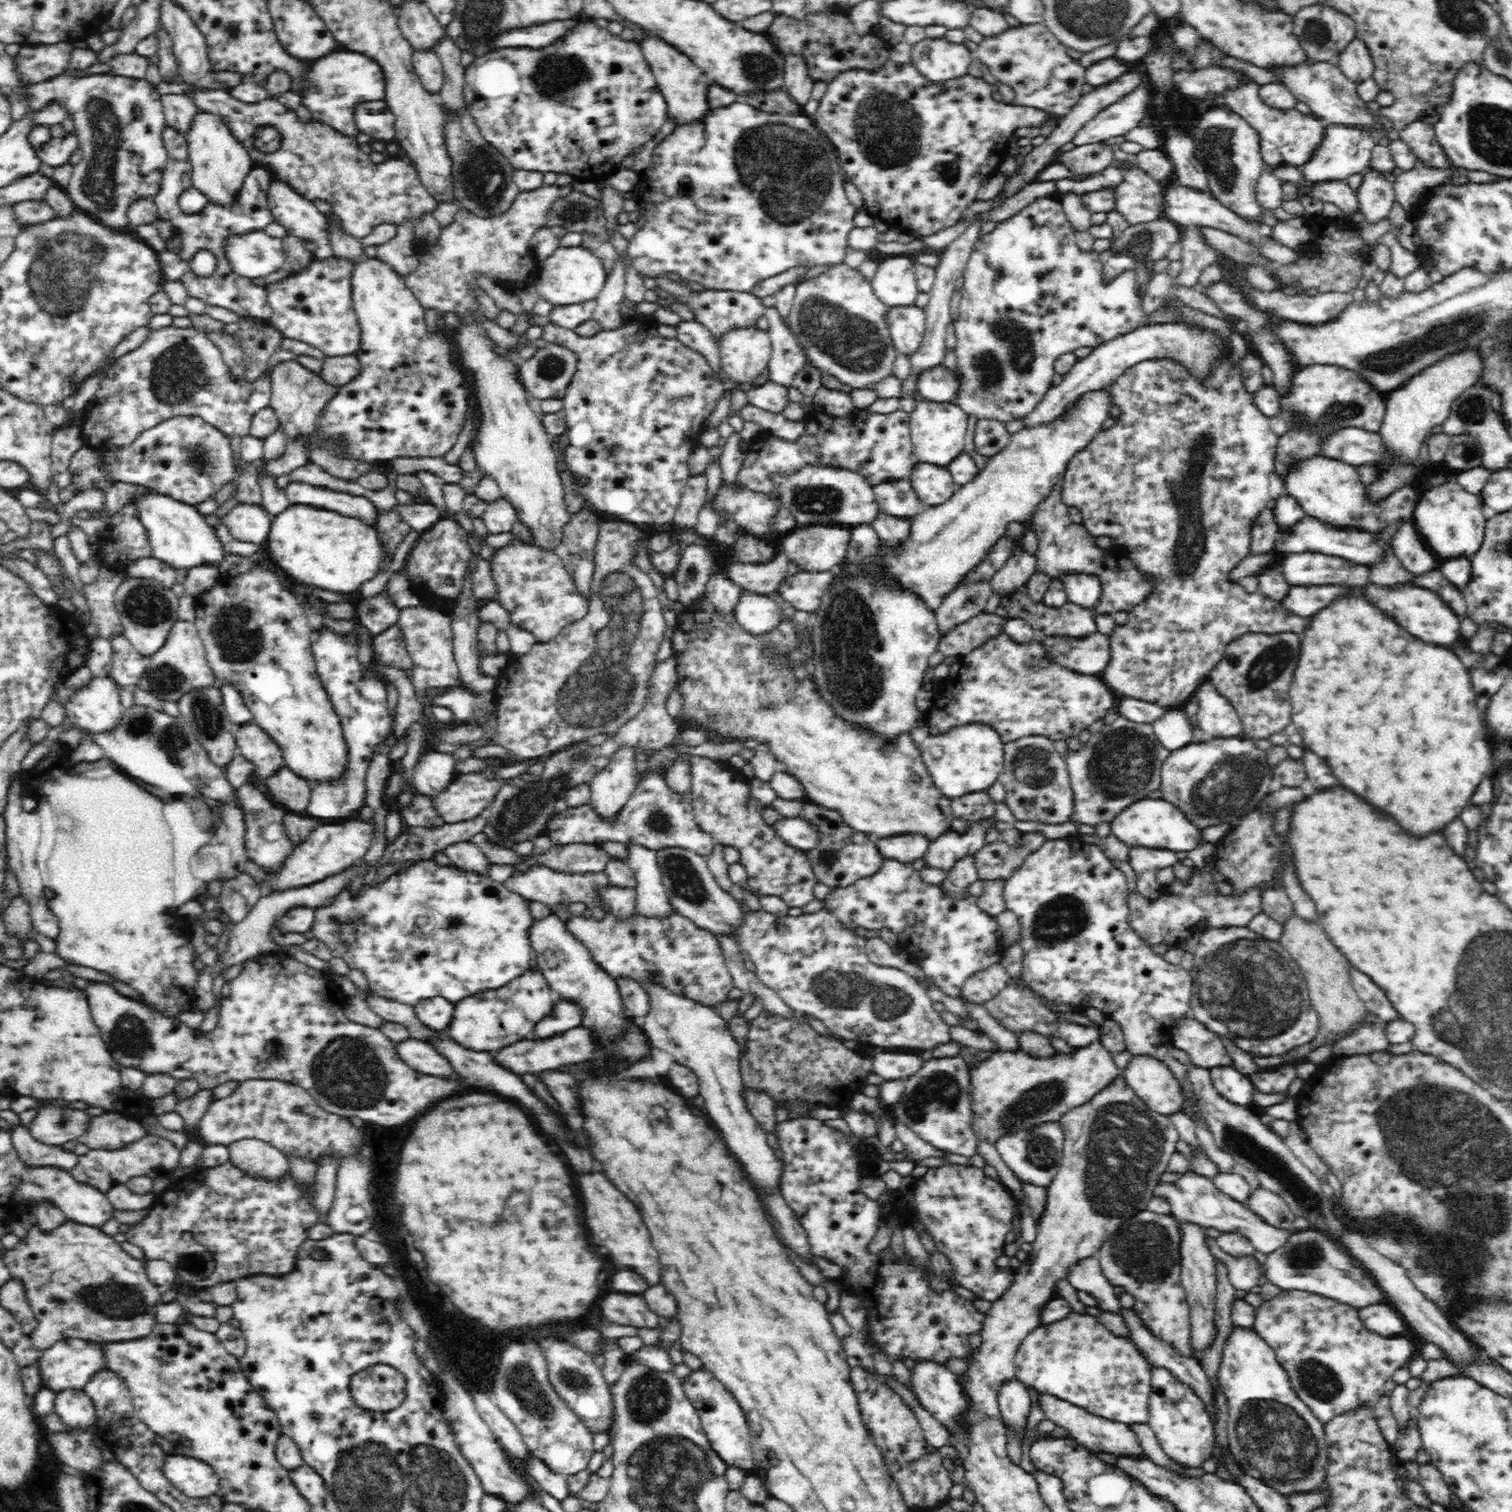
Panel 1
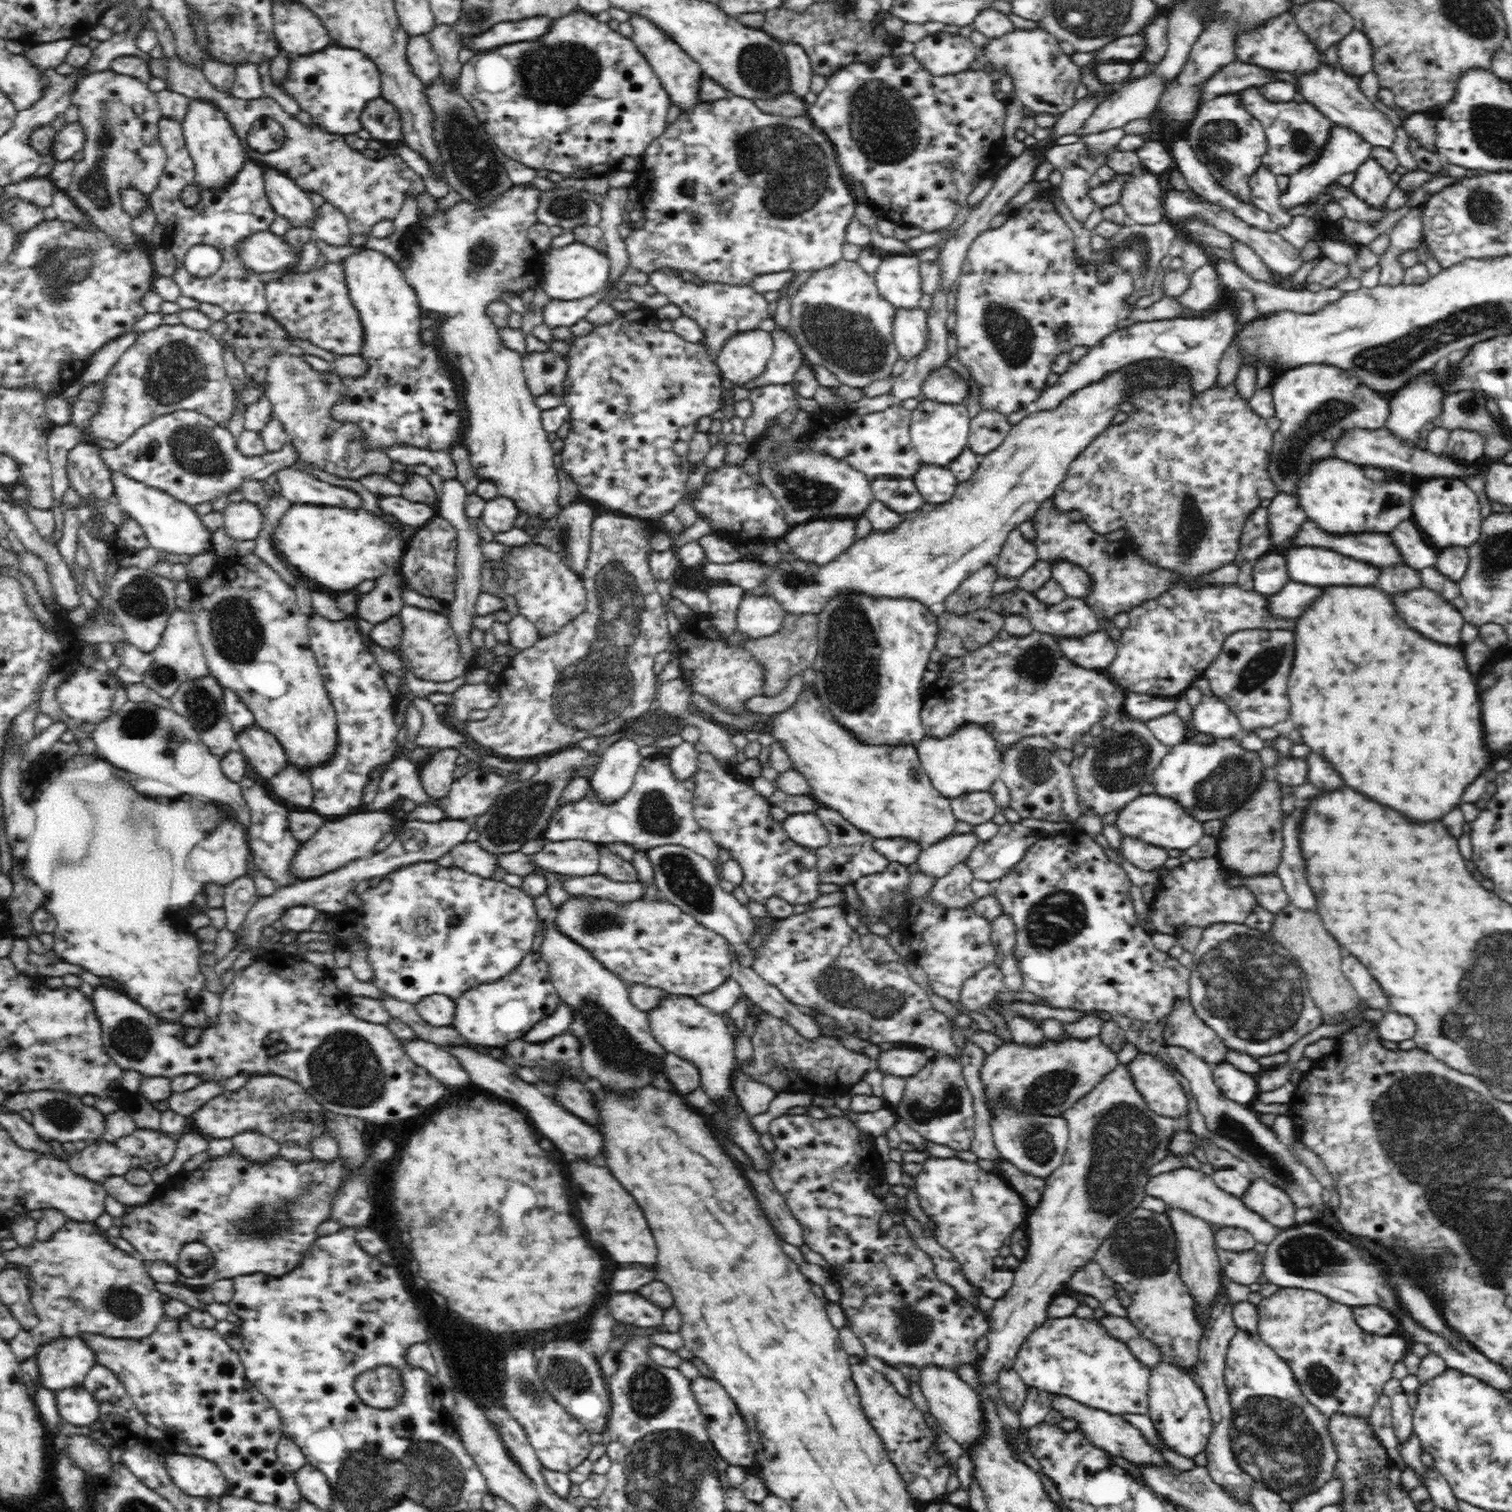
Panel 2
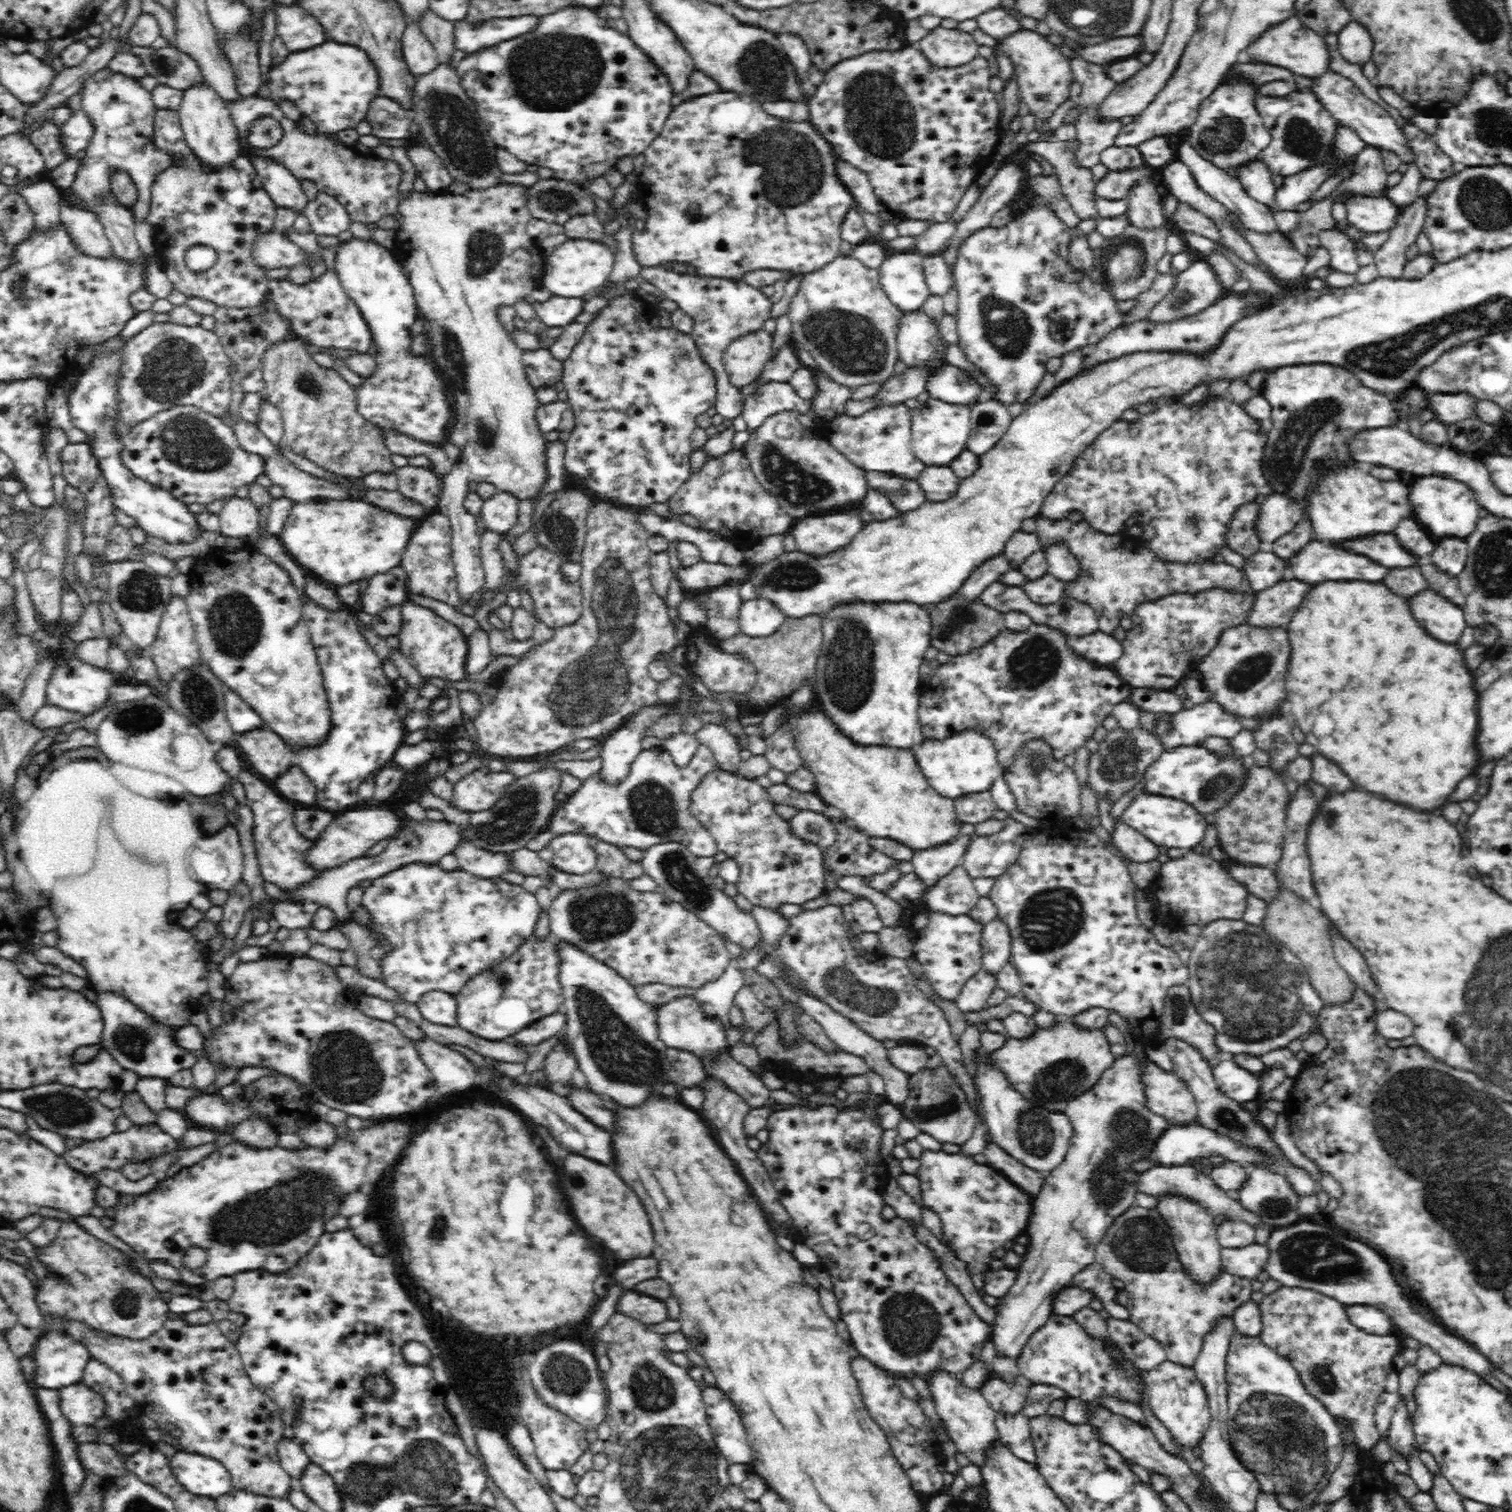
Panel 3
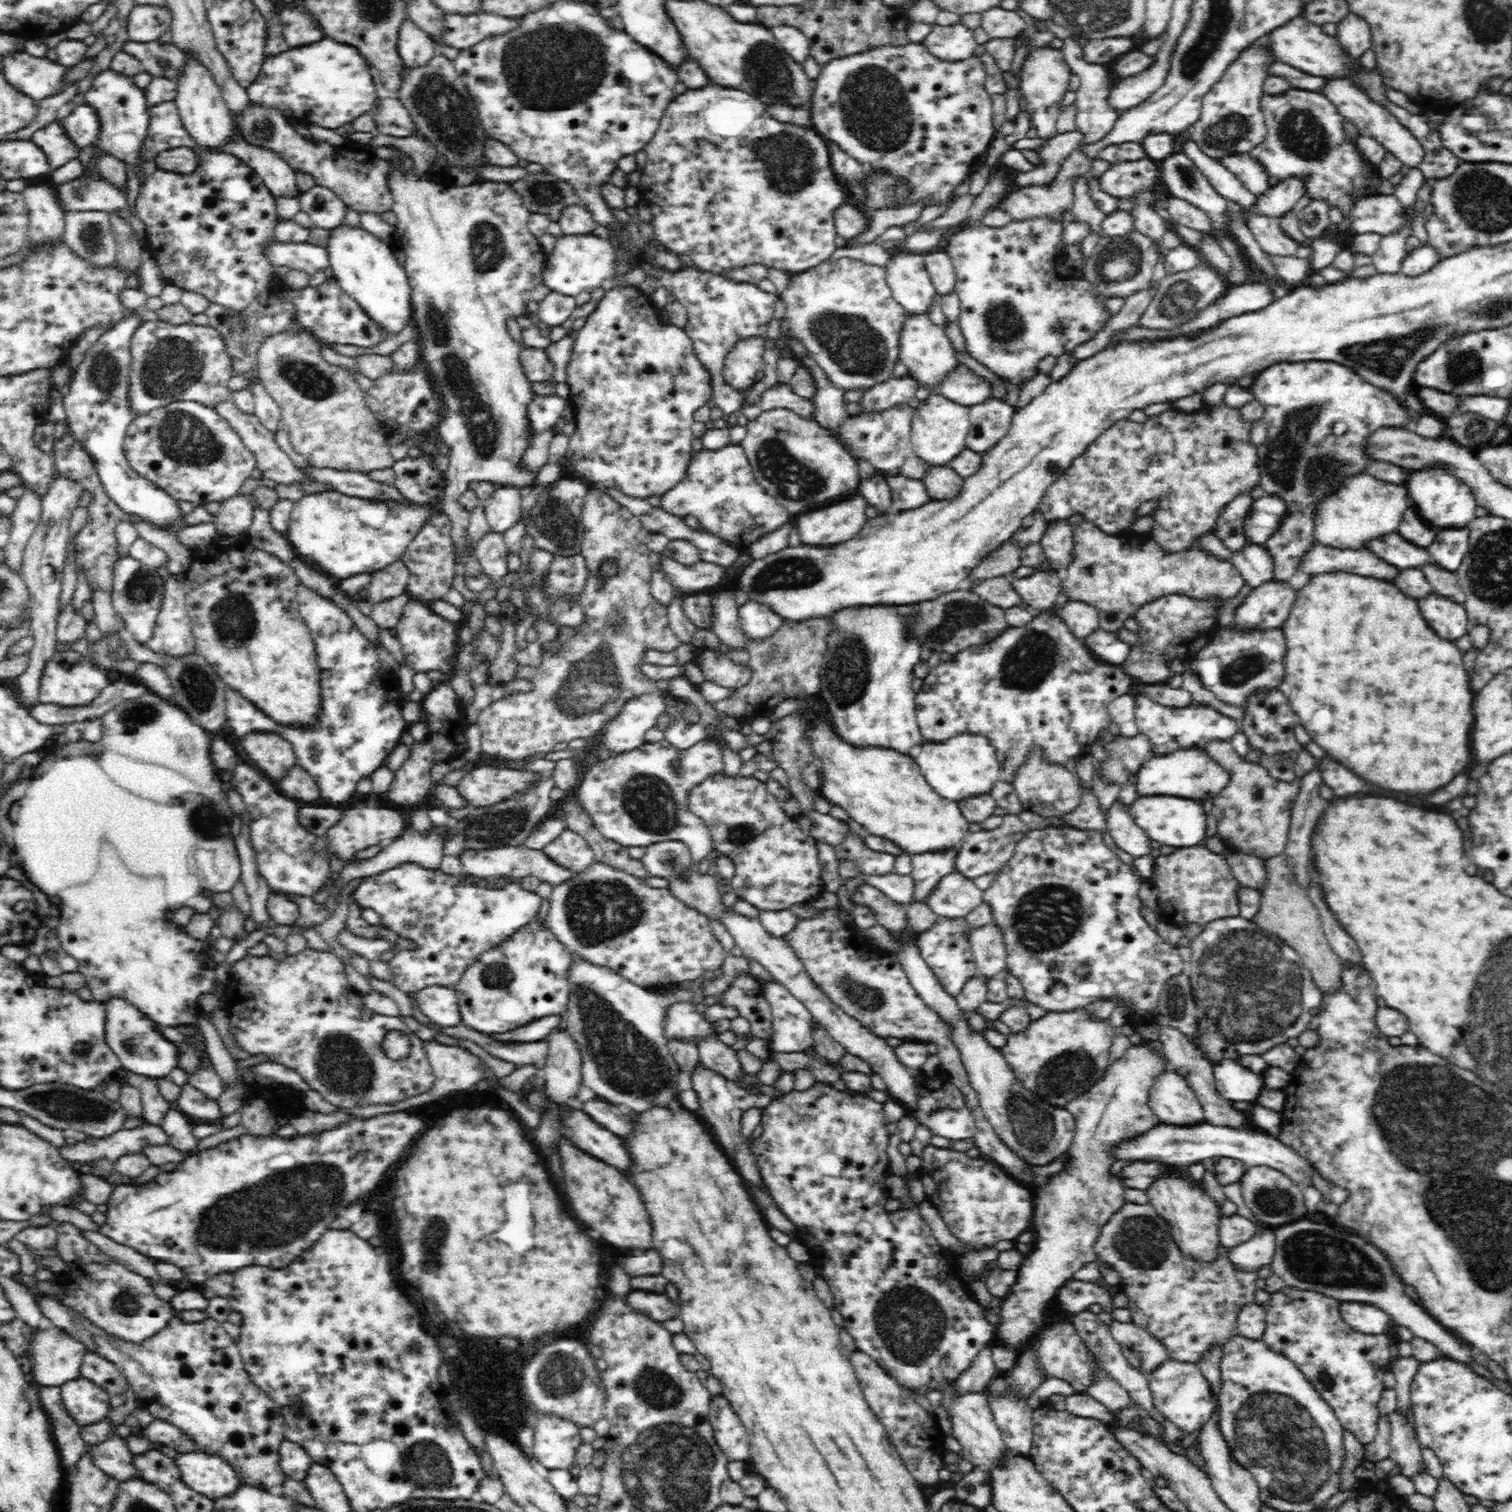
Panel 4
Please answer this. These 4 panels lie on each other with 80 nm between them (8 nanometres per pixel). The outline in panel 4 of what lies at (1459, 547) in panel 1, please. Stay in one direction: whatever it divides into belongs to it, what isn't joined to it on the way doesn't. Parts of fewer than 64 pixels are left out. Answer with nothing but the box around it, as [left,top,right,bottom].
[1405,466,1477,529]

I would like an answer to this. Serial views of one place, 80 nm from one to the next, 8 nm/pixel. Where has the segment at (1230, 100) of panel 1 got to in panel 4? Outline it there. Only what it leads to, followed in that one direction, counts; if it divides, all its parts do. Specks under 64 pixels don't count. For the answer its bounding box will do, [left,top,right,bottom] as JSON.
[1249,87,1383,272]

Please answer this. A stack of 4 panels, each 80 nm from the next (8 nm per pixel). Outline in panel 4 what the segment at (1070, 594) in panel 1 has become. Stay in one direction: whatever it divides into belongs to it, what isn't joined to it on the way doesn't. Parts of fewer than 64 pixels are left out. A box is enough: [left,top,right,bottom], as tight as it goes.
[1041,520,1075,575]

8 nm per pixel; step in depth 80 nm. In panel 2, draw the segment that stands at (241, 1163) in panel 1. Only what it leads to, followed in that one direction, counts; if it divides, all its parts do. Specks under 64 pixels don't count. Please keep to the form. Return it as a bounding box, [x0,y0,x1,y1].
[231,1130,279,1161]

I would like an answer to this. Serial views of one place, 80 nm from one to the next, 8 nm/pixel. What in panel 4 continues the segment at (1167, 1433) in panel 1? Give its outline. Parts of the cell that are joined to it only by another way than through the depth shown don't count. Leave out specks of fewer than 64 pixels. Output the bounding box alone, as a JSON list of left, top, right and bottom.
[1147,1359,1217,1435]

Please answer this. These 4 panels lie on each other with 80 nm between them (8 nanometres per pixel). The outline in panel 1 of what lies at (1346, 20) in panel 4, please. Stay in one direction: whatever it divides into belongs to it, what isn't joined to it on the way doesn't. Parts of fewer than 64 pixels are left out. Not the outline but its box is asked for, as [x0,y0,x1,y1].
[1335,33,1375,84]

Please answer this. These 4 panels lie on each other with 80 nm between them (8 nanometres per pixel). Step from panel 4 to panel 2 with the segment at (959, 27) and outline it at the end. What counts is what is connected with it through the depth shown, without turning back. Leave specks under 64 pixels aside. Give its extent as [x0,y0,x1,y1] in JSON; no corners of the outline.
[913,32,982,75]

